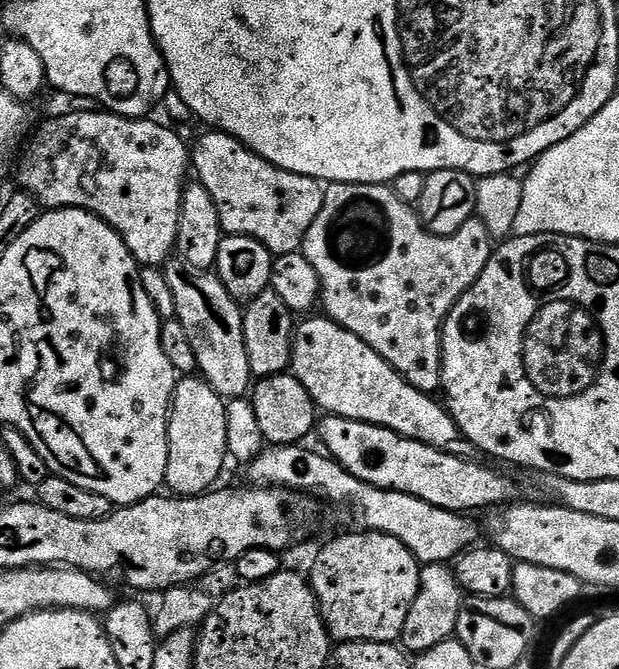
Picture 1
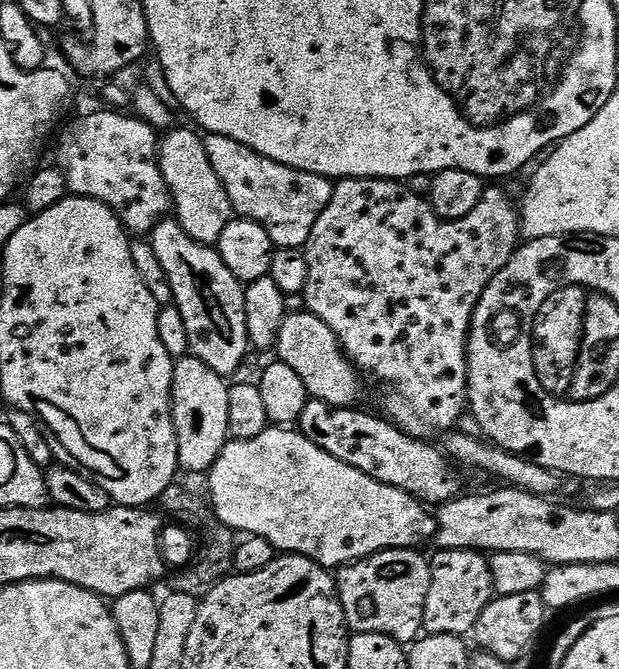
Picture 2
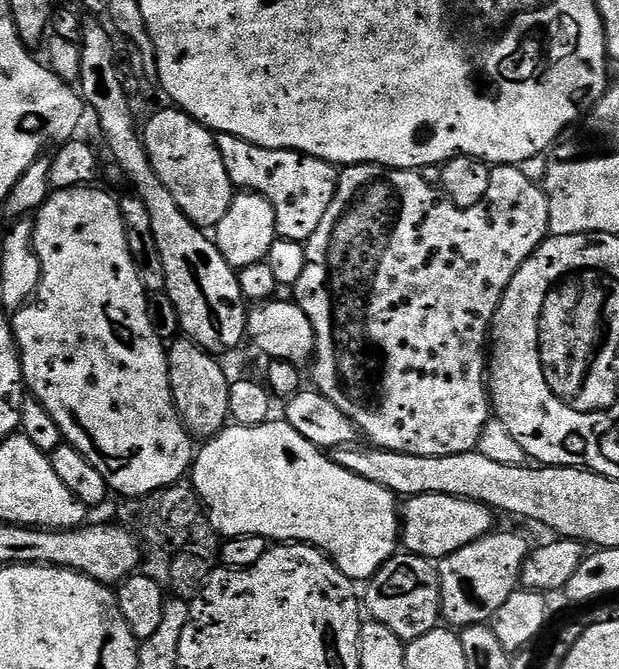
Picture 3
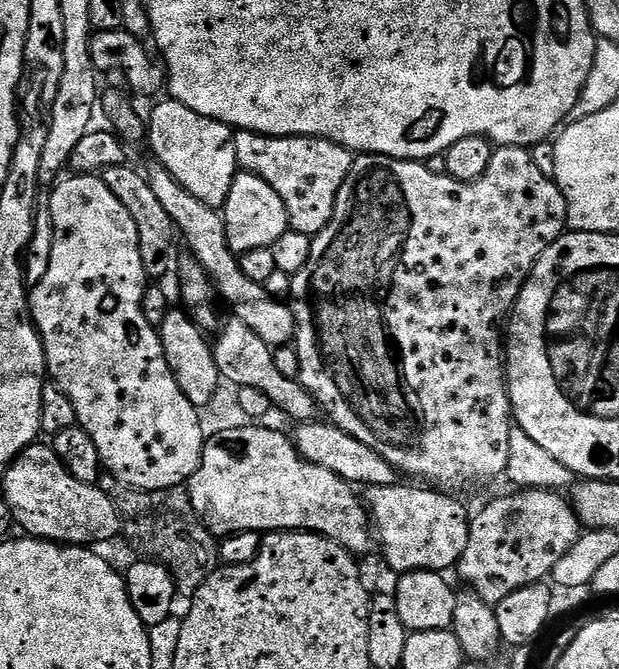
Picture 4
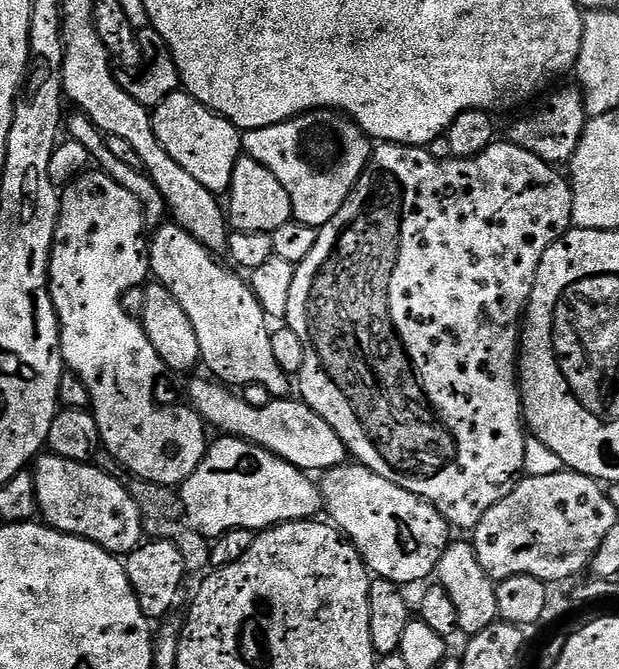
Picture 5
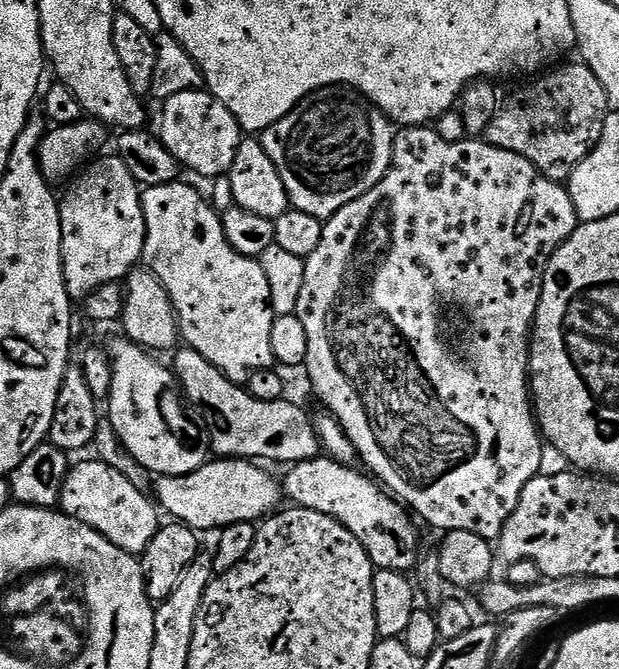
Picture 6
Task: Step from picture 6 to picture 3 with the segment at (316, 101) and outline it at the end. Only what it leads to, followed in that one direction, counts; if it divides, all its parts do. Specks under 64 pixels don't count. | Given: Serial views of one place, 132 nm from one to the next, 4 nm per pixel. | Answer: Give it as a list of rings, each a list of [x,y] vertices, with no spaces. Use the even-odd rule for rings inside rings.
[[[225,132],[216,136],[216,145],[233,186],[246,192],[262,194],[268,199],[270,206],[274,206],[277,237],[307,242],[314,230],[318,230],[322,218],[326,218],[330,202],[334,202],[334,194],[340,181],[337,165],[294,150],[270,150],[254,146]]]

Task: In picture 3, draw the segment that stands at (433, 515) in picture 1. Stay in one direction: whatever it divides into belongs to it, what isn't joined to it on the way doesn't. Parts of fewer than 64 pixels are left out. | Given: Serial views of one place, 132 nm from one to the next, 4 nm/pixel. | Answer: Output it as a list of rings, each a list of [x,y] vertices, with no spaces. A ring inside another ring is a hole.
[[[273,418],[266,424],[258,426],[242,426],[241,424],[232,424],[225,426],[217,436],[212,437],[203,445],[204,448],[195,453],[194,463],[190,469],[190,484],[194,489],[201,505],[206,509],[208,523],[221,537],[245,536],[254,534],[266,538],[269,542],[291,542],[294,544],[310,544],[320,552],[325,552],[330,559],[354,582],[367,582],[371,580],[372,575],[377,572],[391,556],[397,555],[398,549],[402,544],[402,512],[398,507],[398,498],[390,490],[378,486],[378,482],[370,482],[342,466],[338,466],[332,461],[331,455],[325,454],[321,449],[316,448],[294,426],[290,426],[287,419]]]

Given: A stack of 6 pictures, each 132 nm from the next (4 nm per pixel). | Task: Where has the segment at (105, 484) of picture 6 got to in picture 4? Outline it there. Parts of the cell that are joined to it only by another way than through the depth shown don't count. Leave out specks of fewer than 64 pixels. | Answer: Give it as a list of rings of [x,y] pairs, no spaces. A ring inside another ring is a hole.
[[[43,442],[31,444],[27,450],[21,452],[13,460],[2,478],[4,484],[3,499],[8,501],[12,508],[12,519],[17,525],[25,528],[29,537],[37,540],[52,540],[55,544],[74,544],[77,546],[100,546],[107,540],[119,537],[122,532],[122,517],[115,500],[111,500],[100,488],[99,483],[87,484],[78,482],[66,466],[62,466],[54,450]]]

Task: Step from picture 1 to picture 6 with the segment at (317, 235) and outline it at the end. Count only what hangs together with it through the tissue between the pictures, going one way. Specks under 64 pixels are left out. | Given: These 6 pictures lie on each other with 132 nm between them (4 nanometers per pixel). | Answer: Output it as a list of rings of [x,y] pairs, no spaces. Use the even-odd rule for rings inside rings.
[[[404,126],[396,133],[390,170],[384,175],[382,182],[378,182],[378,186],[374,186],[374,190],[362,194],[354,202],[342,206],[342,210],[335,212],[325,223],[322,230],[322,242],[318,242],[318,250],[314,250],[314,254],[310,254],[304,260],[305,277],[302,283],[302,292],[298,295],[297,308],[294,314],[300,319],[302,327],[306,330],[306,346],[308,347],[306,369],[308,368],[308,380],[312,383],[312,388],[316,391],[317,398],[328,407],[325,408],[327,415],[333,416],[342,426],[346,438],[350,438],[350,442],[354,446],[359,461],[364,462],[365,466],[363,465],[363,467],[391,495],[407,505],[421,521],[424,519],[430,527],[440,528],[439,531],[441,533],[453,532],[454,530],[470,530],[470,534],[478,534],[483,540],[489,542],[499,541],[500,532],[506,526],[510,514],[514,514],[514,510],[518,506],[518,498],[522,498],[522,490],[535,476],[540,475],[539,462],[542,459],[542,433],[537,425],[534,405],[530,399],[530,337],[532,325],[536,323],[536,311],[538,310],[540,295],[542,294],[542,282],[544,281],[544,271],[548,265],[548,260],[571,238],[577,226],[578,221],[574,210],[574,202],[570,198],[567,187],[563,183],[543,176],[533,164],[526,162],[526,158],[522,158],[510,150],[495,148],[493,144],[487,143],[480,138],[466,138],[462,142],[446,142],[446,138],[442,138],[437,134],[435,127]]]

